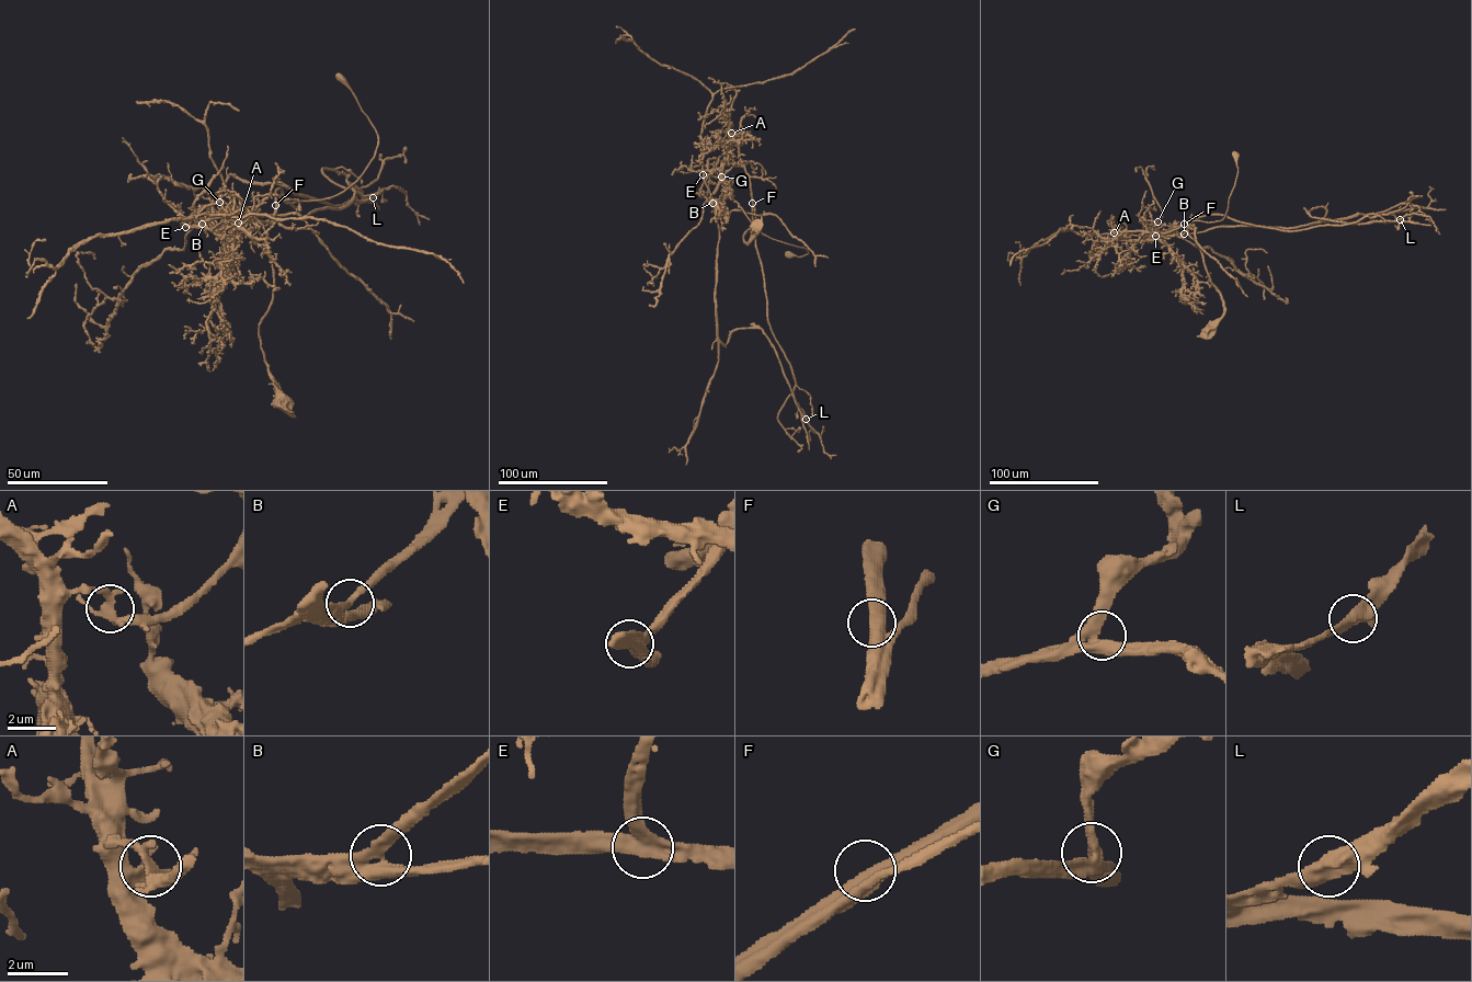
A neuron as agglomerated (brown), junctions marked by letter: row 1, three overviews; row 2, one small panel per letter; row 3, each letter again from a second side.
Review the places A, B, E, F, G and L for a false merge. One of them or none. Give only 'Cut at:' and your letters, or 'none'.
Cut at: A

